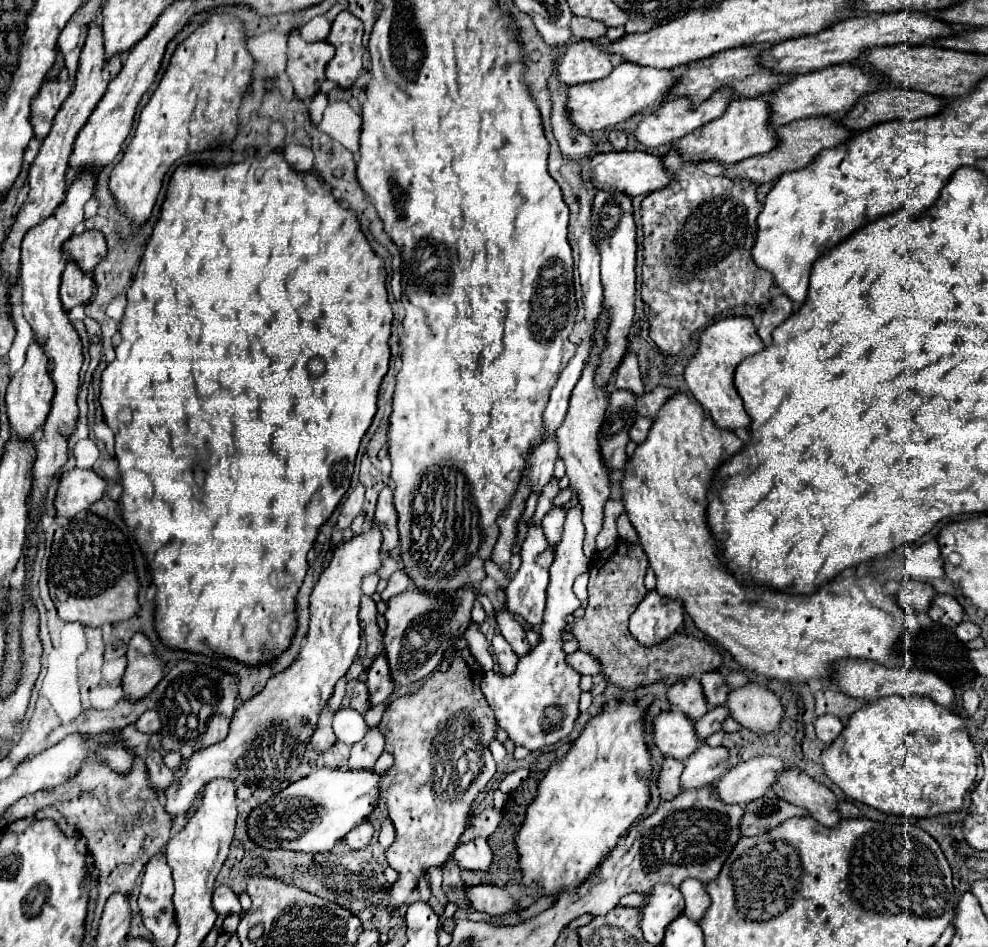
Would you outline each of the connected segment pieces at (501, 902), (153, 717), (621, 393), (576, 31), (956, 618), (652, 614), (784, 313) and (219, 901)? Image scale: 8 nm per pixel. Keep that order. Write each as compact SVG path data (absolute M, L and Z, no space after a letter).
M479 884L479 886L471 886L465 888L461 892L461 900L471 906L477 912L485 912L491 916L503 916L513 912L513 900L509 900L507 892L503 888L497 886L489 886L489 884Z
M147 710L137 722L135 722L137 730L143 732L143 734L155 734L159 732L161 728L161 722L159 722L159 714L155 710Z
M613 390L609 394L607 418L599 430L599 448L603 456L603 464L607 470L619 470L627 462L625 446L629 442L629 428L633 426L635 412L635 396L629 390Z
M573 16L573 20L571 20L571 32L573 32L573 36L577 36L577 38L597 40L597 38L605 36L607 28L605 28L603 22L597 22L597 20L591 20L591 18Z
M937 594L933 598L931 608L929 608L927 614L929 614L929 618L933 622L937 622L941 626L949 626L949 628L957 626L963 620L963 616L965 616L961 604L949 594Z
M655 590L645 596L629 620L629 632L641 646L659 646L673 636L683 622L683 604L663 598Z
M781 294L781 296L773 298L769 304L765 304L761 326L759 326L759 336L761 336L761 340L763 340L765 346L771 344L771 332L783 320L787 320L791 312L793 312L793 304L791 304L791 300L785 294Z
M217 886L213 892L213 906L219 912L215 927L222 928L225 918L228 915L241 914L239 898L229 886Z

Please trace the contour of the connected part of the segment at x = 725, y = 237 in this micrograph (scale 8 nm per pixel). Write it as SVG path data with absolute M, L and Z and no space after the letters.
M675 150L665 158L665 168L675 176L675 184L659 188L641 200L643 222L643 276L641 298L649 306L649 336L663 354L677 354L691 340L695 340L717 316L741 304L763 304L769 296L773 276L755 266L751 250L757 236L757 216L761 204L757 202L755 184L743 180L733 182L725 178L725 168L719 162L685 162Z

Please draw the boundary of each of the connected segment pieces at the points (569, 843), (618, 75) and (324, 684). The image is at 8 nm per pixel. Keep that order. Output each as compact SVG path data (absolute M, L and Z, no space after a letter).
M619 702L609 706L595 718L591 718L573 742L571 750L561 762L553 762L545 778L537 786L537 796L527 808L527 816L515 836L515 848L519 854L521 880L519 886L529 888L531 894L549 896L557 900L561 892L577 892L579 884L595 876L615 848L621 836L627 834L631 824L643 814L649 802L649 776L651 776L651 754L645 744L643 732L645 712L637 704Z
M623 62L603 80L569 86L565 110L571 116L571 124L575 124L575 128L579 128L581 132L613 128L615 124L661 104L663 96L667 96L669 88L675 84L677 74L679 70L657 70Z
M375 526L365 530L361 536L355 536L351 542L341 542L311 594L307 646L301 648L299 656L289 668L275 674L267 682L263 692L235 710L229 734L223 742L203 748L191 756L185 776L167 788L165 806L171 820L175 816L185 816L201 788L215 778L243 782L247 786L263 784L267 780L291 780L313 736L317 718L333 696L337 680L345 676L349 666L355 662L361 644L361 580L365 574L377 572L381 568L379 548L381 532Z

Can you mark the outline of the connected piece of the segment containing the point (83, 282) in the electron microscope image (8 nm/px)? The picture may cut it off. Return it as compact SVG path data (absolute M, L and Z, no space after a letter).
M73 262L67 264L67 268L63 270L63 280L61 280L61 302L63 308L69 312L71 308L79 306L79 304L89 304L91 296L93 296L93 280L87 278Z

